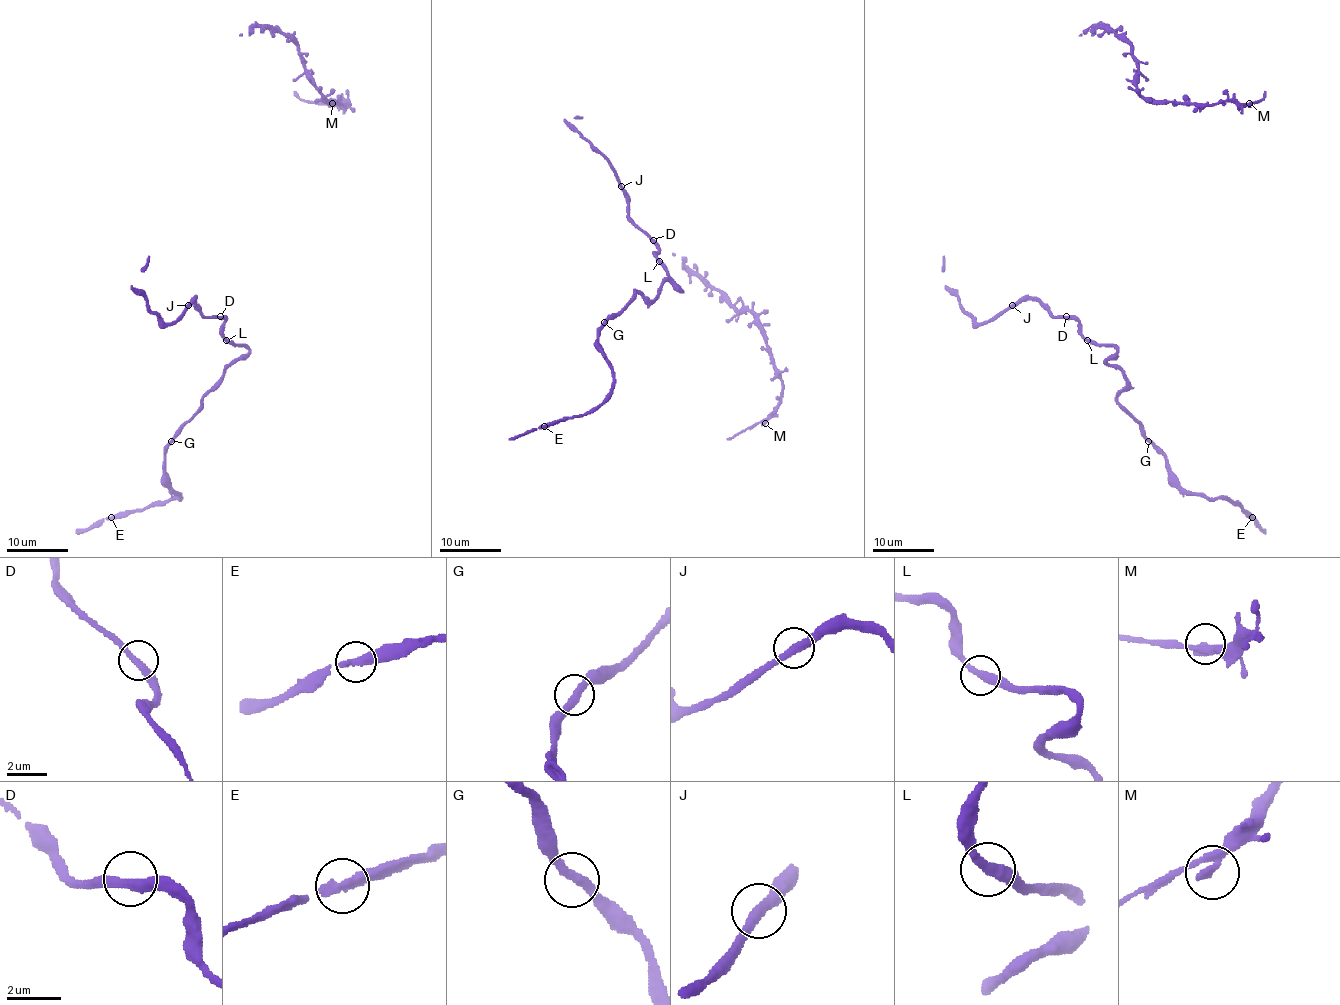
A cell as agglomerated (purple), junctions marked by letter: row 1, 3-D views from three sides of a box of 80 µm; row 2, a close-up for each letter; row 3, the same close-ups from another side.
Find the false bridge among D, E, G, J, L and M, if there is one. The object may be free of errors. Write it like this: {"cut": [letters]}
{"cut": []}

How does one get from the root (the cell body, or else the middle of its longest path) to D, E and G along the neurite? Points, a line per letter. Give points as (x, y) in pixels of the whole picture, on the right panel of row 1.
D: (1082, 336), (1081, 325), (1066, 316)
E: (1082, 336), (1116, 349), (1107, 362), (1125, 380), (1118, 403), (1174, 480), (1196, 495), (1237, 503), (1252, 518)
G: (1082, 336), (1096, 343), (1110, 343), (1116, 349), (1107, 362), (1125, 380), (1118, 403), (1139, 424), (1148, 441)

